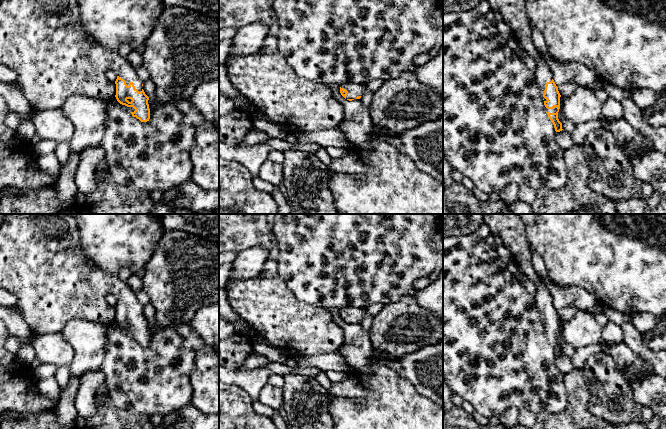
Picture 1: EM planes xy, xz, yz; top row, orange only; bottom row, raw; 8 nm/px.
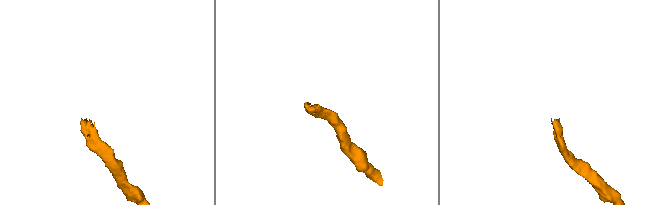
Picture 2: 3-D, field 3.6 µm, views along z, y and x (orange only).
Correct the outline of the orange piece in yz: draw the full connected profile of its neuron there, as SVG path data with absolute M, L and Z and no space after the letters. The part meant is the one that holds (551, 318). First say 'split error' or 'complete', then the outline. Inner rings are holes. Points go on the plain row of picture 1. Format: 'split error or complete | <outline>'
split error | M484 214L484 223L490 228L491 234L501 238L503 245L509 249L520 270L535 284L534 298L537 312L544 323L546 337L555 355L562 355L562 347L558 343L561 319L553 304L550 291L540 280L540 276L532 265L529 240L523 222L517 214Z

